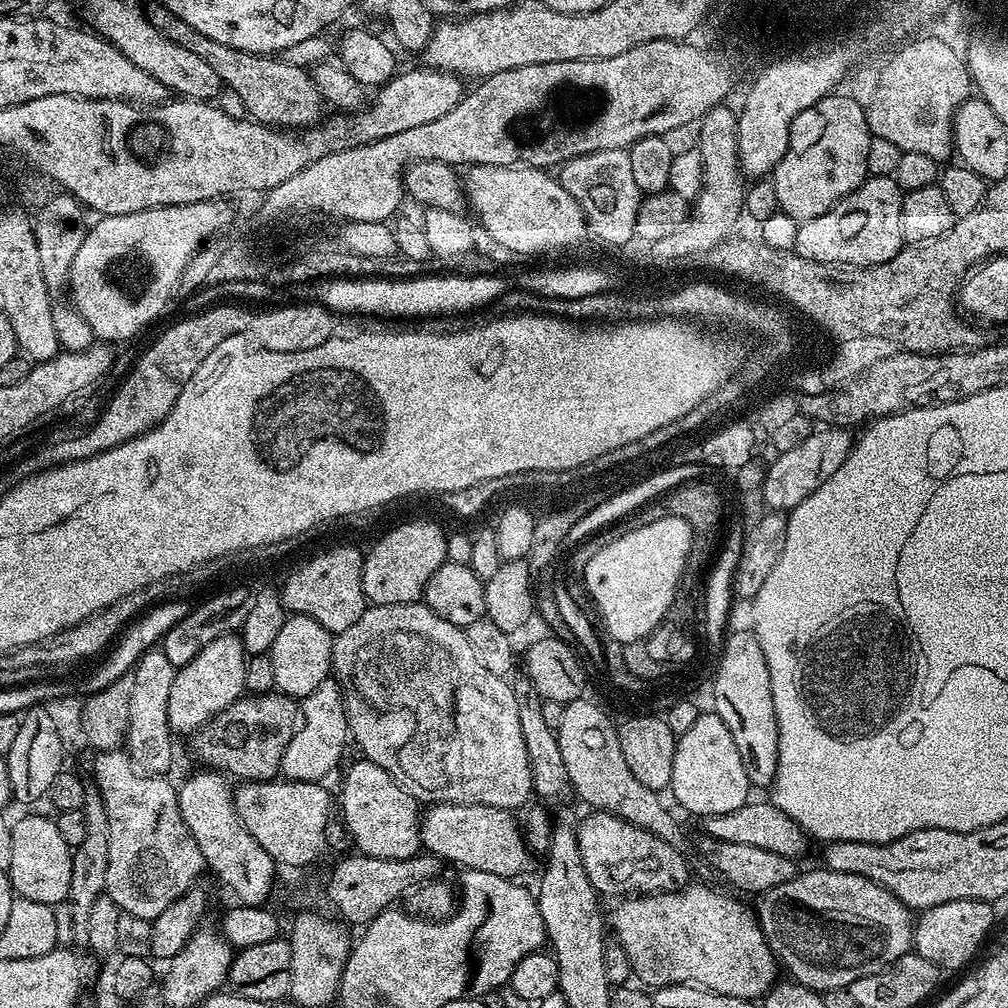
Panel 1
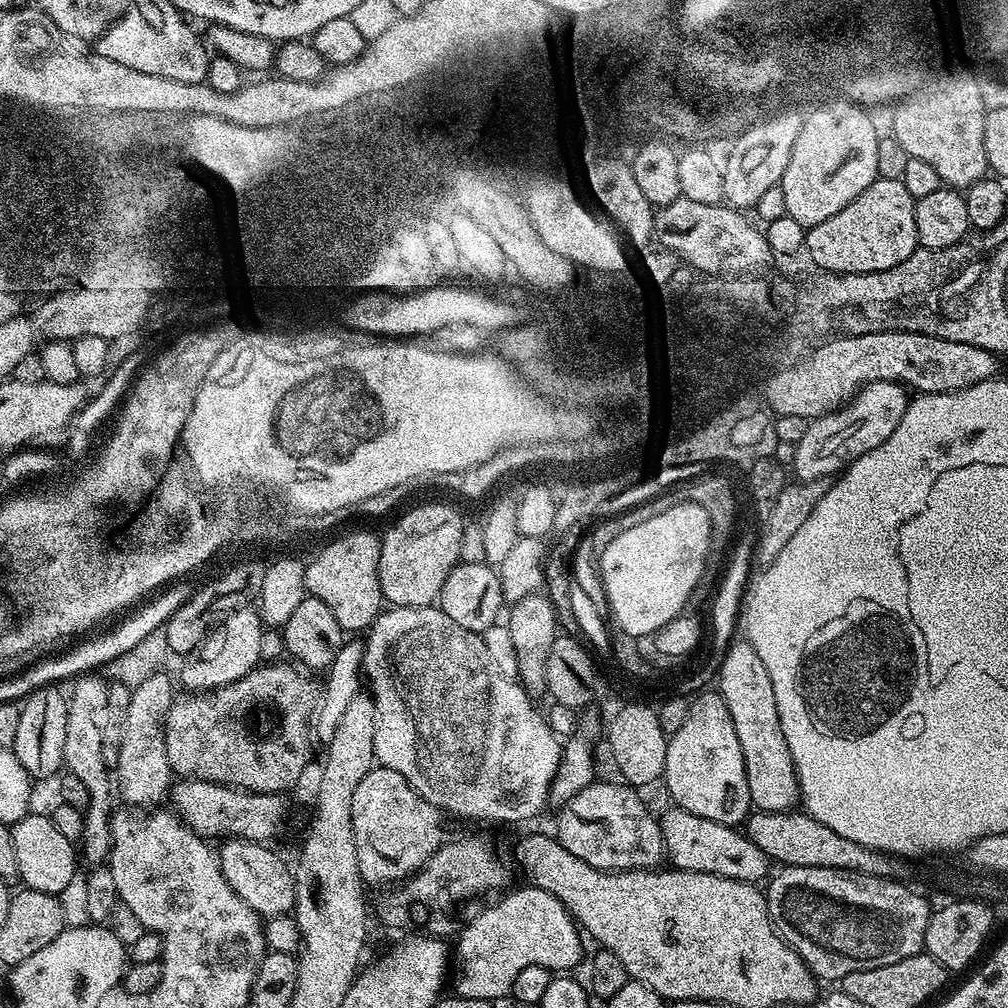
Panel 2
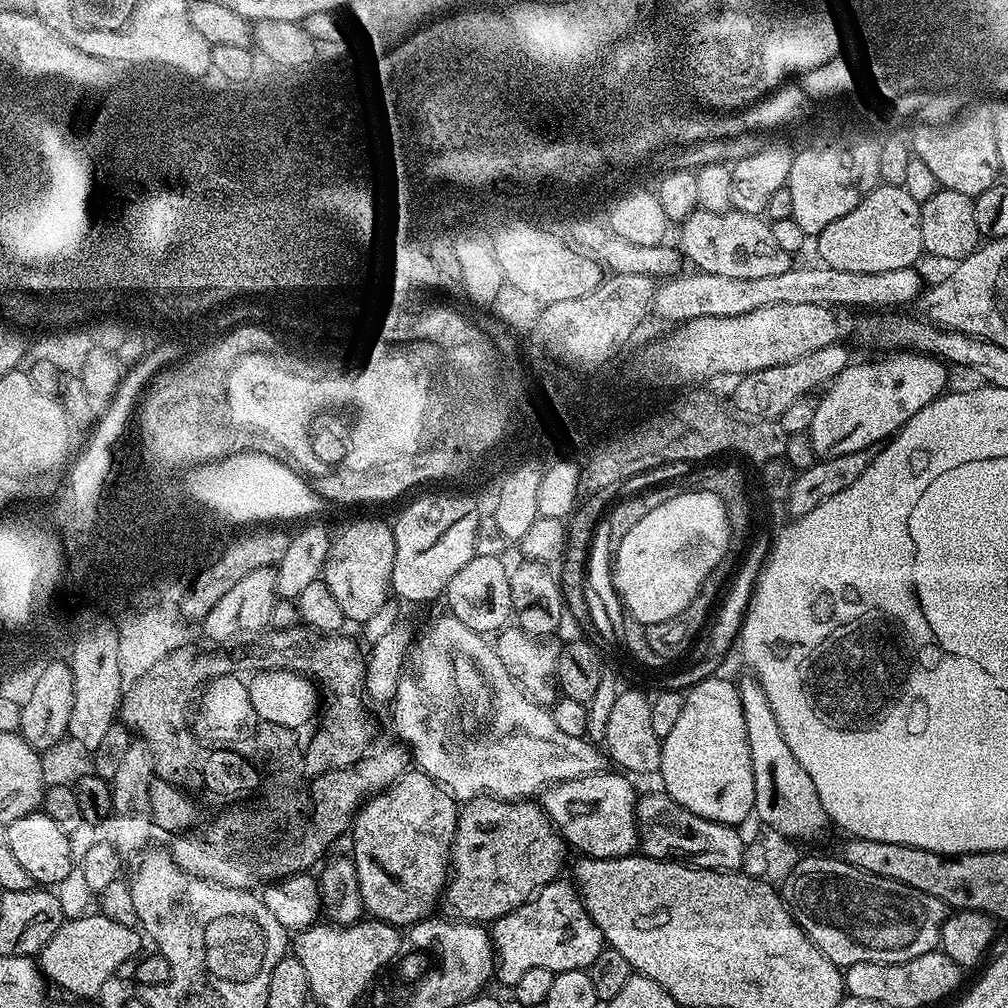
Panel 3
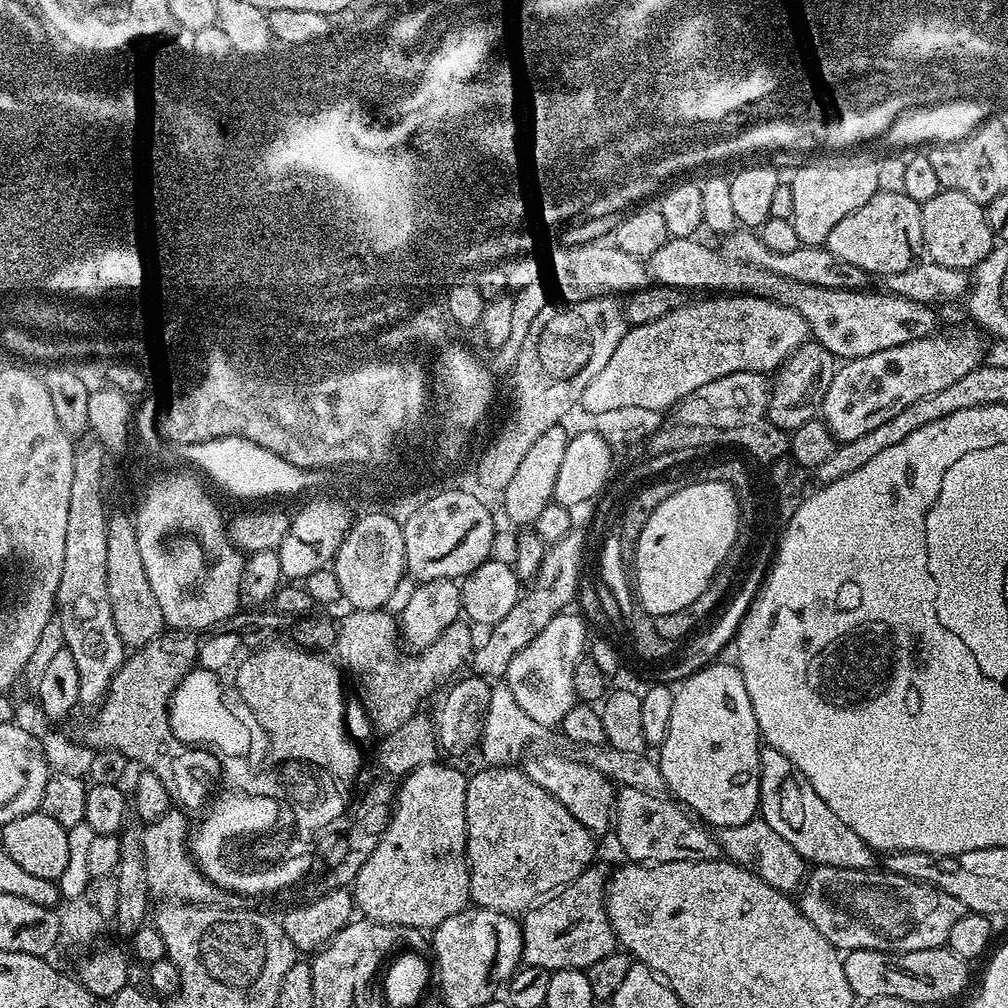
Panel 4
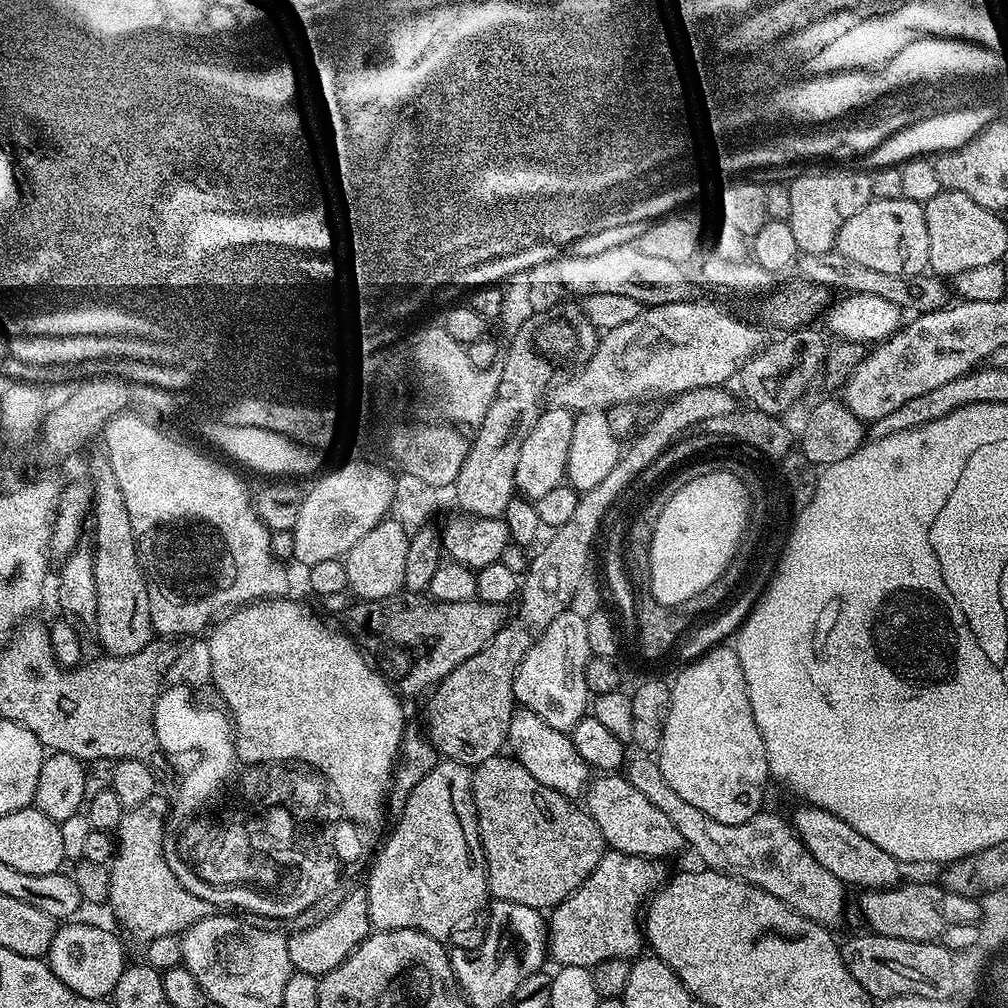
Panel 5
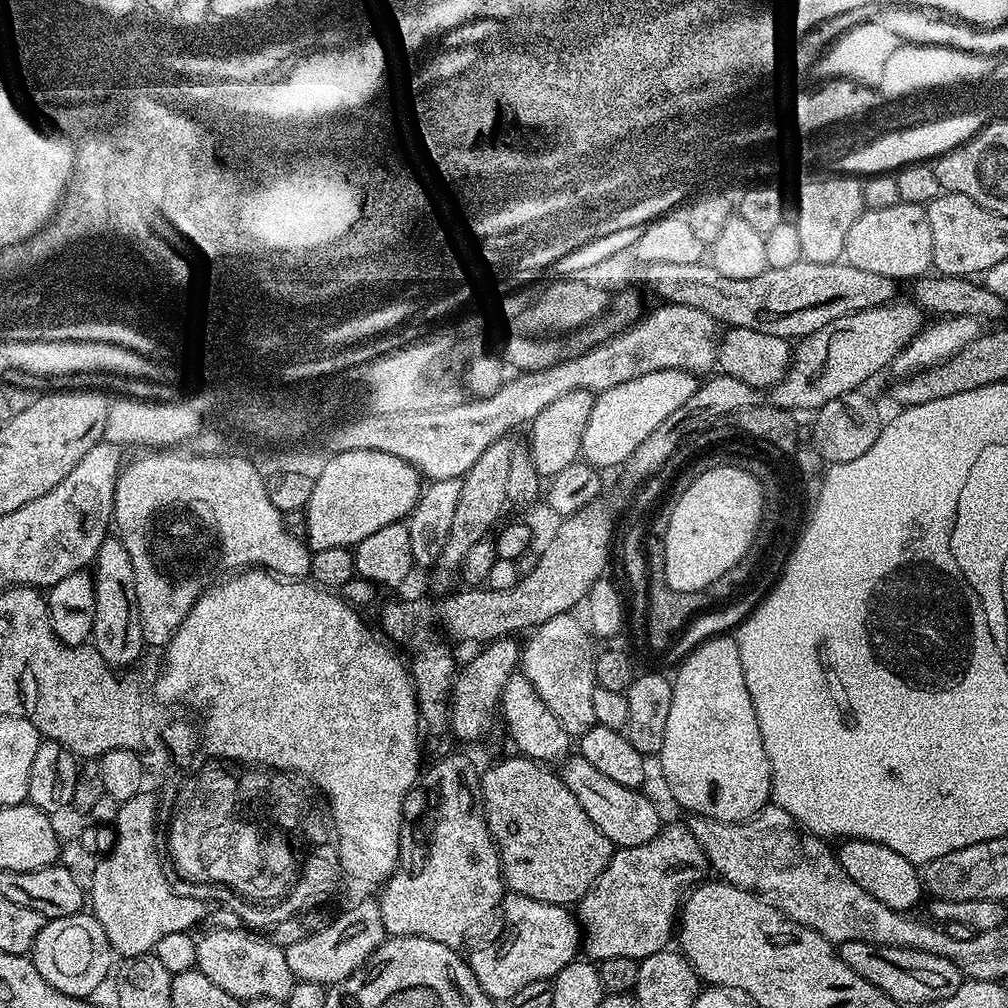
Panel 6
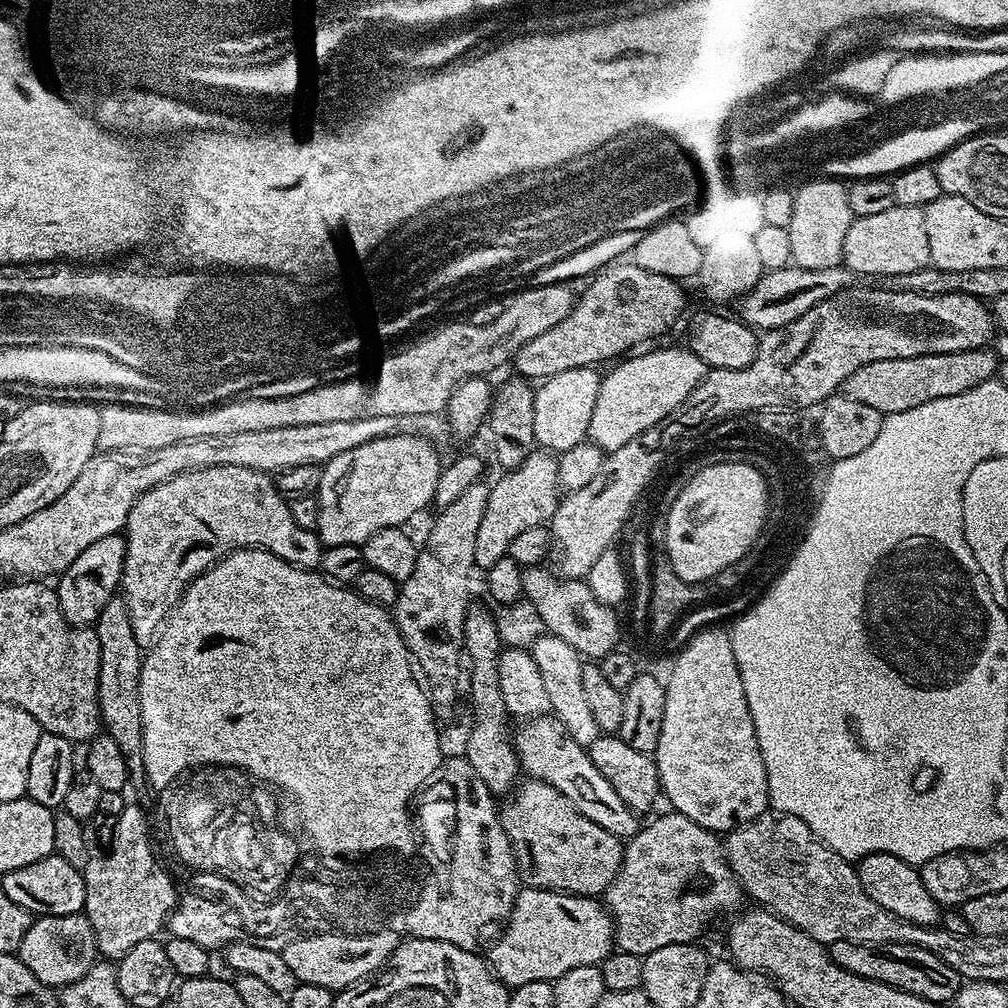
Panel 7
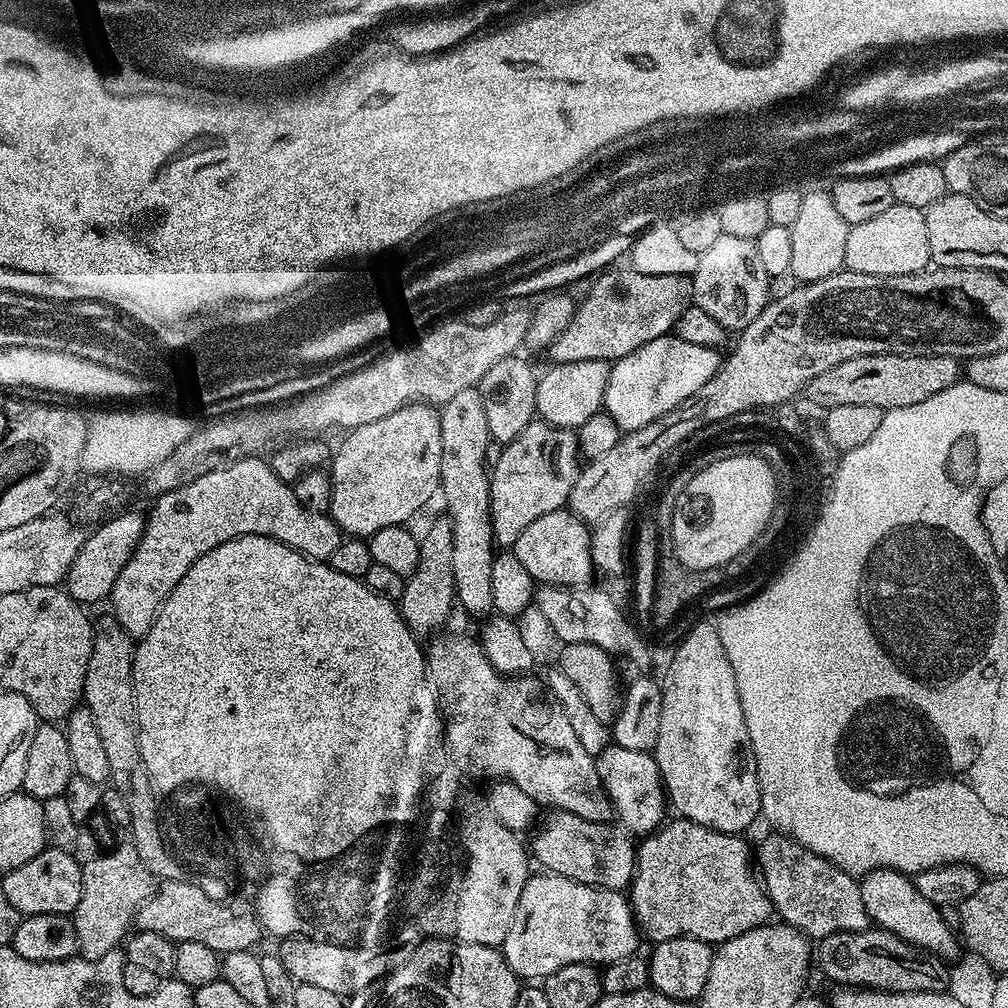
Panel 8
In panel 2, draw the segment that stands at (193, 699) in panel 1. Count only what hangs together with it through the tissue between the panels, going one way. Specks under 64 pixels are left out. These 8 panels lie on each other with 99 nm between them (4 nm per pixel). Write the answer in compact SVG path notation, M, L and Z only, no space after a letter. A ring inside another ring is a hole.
M252 606L236 608L208 632L199 647L183 659L180 678L190 692L212 691L238 681L261 663L262 634L266 631L259 611Z

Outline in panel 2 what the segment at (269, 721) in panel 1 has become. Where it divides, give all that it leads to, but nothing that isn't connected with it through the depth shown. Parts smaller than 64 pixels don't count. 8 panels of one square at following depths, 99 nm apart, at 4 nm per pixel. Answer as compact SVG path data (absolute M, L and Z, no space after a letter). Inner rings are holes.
M264 662L229 685L185 695L185 700L173 699L164 737L170 766L177 777L281 794L299 782L304 767L312 760L318 684L303 667L284 663ZM263 704L273 704L280 711L277 736L255 736L248 729L248 715Z

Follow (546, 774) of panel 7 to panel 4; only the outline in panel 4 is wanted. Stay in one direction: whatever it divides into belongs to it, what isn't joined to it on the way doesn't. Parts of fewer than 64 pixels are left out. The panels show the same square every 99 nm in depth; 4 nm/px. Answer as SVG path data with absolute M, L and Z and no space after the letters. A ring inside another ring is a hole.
M620 788L617 791L614 833L616 832L616 840L620 843L621 850L628 855L625 857L629 861L665 864L714 860L721 855L717 837L703 823L693 819L679 803L671 799L668 799L669 801L660 799L664 798L659 795L651 796L633 788Z

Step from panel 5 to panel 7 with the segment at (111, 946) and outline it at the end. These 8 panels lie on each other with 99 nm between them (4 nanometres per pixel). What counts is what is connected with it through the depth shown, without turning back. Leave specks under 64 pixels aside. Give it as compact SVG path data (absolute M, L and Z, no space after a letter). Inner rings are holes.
M76 913L35 917L16 955L45 987L64 988L80 980L92 968L98 949L87 917Z

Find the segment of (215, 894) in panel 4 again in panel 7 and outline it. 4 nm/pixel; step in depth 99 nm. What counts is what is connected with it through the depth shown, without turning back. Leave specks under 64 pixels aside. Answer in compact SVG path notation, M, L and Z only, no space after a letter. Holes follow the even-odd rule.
M132 802L125 803L113 824L116 825L112 828L112 849L105 856L89 855L88 864L82 870L86 886L83 915L93 927L99 955L104 958L125 956L138 942L159 937L178 899L167 870L152 853L143 810Z

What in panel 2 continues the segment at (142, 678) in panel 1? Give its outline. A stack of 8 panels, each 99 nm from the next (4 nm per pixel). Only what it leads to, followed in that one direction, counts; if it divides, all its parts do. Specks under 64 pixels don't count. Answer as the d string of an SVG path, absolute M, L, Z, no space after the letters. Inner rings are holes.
M164 670L156 671L140 686L132 689L130 706L124 709L126 730L118 750L118 762L114 765L114 784L118 796L136 810L152 810L160 799L169 795L174 783L174 773L166 752L164 727L174 699L172 680Z

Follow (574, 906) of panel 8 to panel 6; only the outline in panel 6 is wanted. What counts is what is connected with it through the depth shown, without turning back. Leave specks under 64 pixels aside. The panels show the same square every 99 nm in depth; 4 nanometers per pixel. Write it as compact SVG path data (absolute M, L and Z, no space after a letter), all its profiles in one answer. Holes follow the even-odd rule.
M508 892L502 901L502 912L504 908L504 933L500 941L493 948L480 948L473 956L470 956L472 973L478 978L478 986L486 990L486 994L493 1002L506 1002L522 986L539 980L551 980L553 976L560 973L570 961L577 959L582 948L582 929L577 917L572 916L567 907L562 904L547 904L538 902L534 898L526 898L517 892Z

